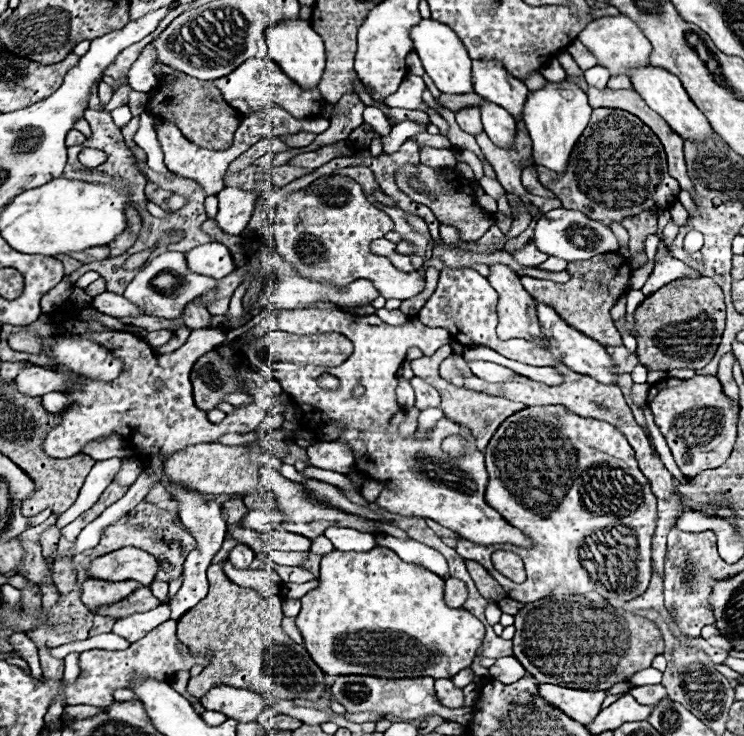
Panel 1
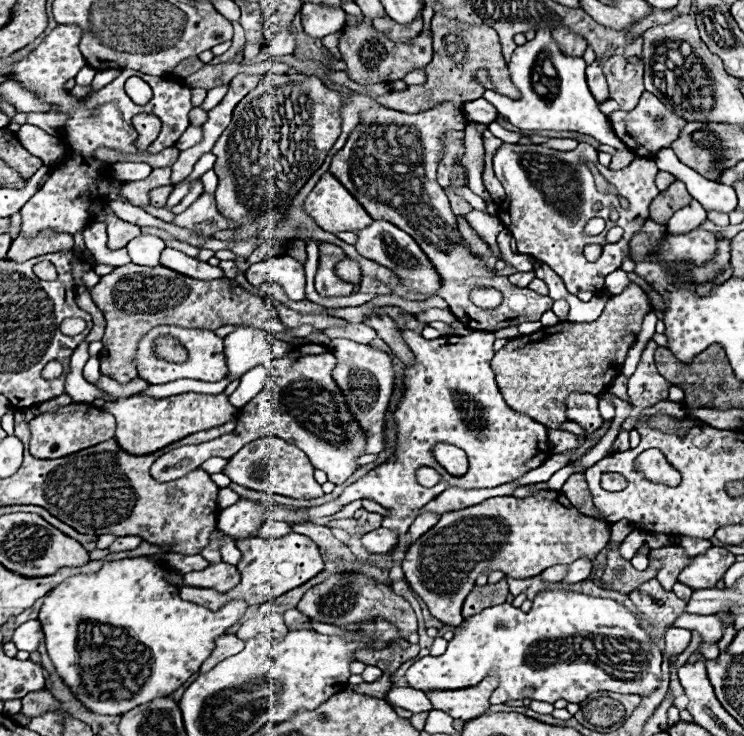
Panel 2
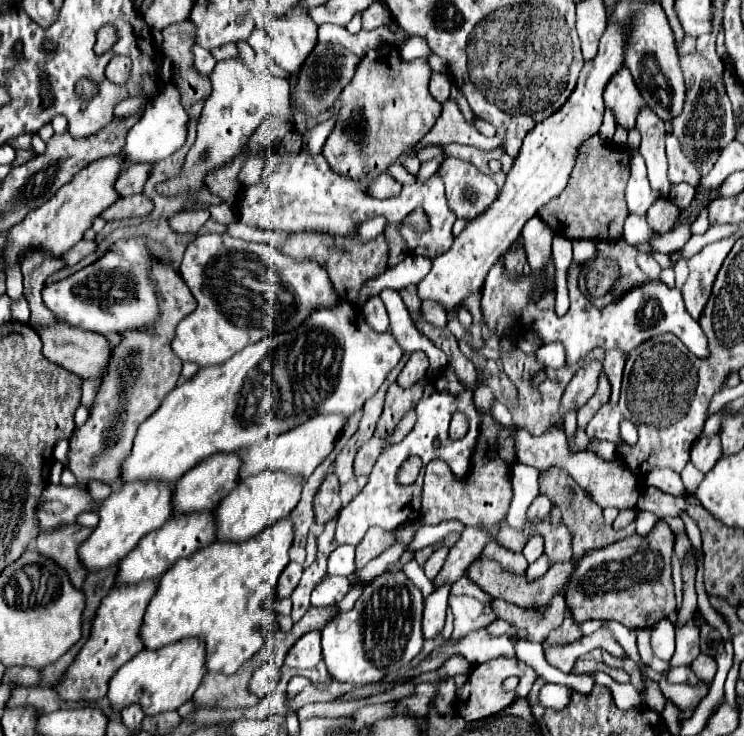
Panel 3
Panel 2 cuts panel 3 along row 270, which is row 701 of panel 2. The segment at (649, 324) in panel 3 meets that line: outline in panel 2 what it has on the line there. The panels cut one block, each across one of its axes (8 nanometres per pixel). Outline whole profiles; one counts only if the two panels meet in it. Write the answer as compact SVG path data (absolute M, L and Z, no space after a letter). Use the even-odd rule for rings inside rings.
M542 590L534 598L534 606L528 614L524 614L520 608L514 608L512 604L500 604L482 610L480 614L466 618L464 624L460 624L454 630L454 638L448 642L448 648L442 656L424 656L418 662L414 662L408 672L408 686L416 690L458 690L476 686L482 682L492 668L496 668L500 676L498 690L492 692L490 704L504 704L508 700L540 700L540 702L556 702L560 698L580 704L586 700L592 692L608 690L608 692L620 692L620 694L638 694L638 696L650 696L660 688L662 678L662 650L656 642L652 642L650 634L640 628L640 620L636 614L626 610L626 606L608 600L608 598L596 598L578 594L572 590ZM568 638L588 638L596 646L596 660L572 660L566 656L566 650L548 648L550 644L556 644L562 640L562 646ZM624 640L638 642L638 650L632 650Z

